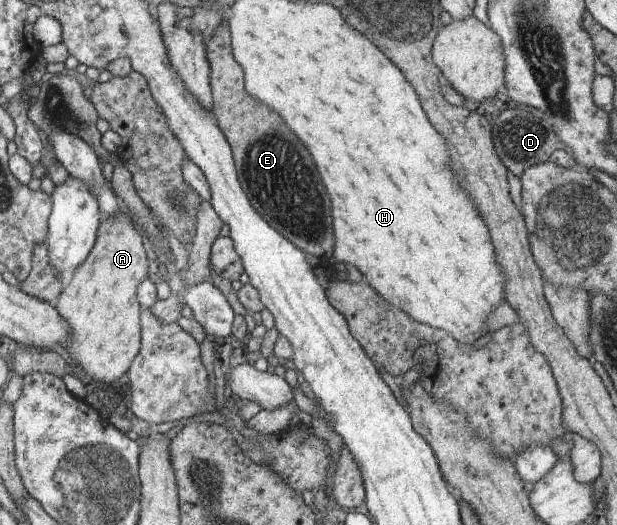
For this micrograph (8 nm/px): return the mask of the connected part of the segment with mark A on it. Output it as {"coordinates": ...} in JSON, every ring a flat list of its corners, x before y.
{"coordinates":[[124,210,115,218,101,219,98,235,88,259,70,276,65,292,61,293,60,301,55,303,55,309,60,317,68,323,70,338,66,341,66,349,79,367,85,370,86,375,93,382,111,386,127,373,131,361,136,360,141,341,141,323,139,323,139,295,135,293,138,286,147,278,147,269,151,264,145,255,143,239,139,231,131,225,131,216]]}

